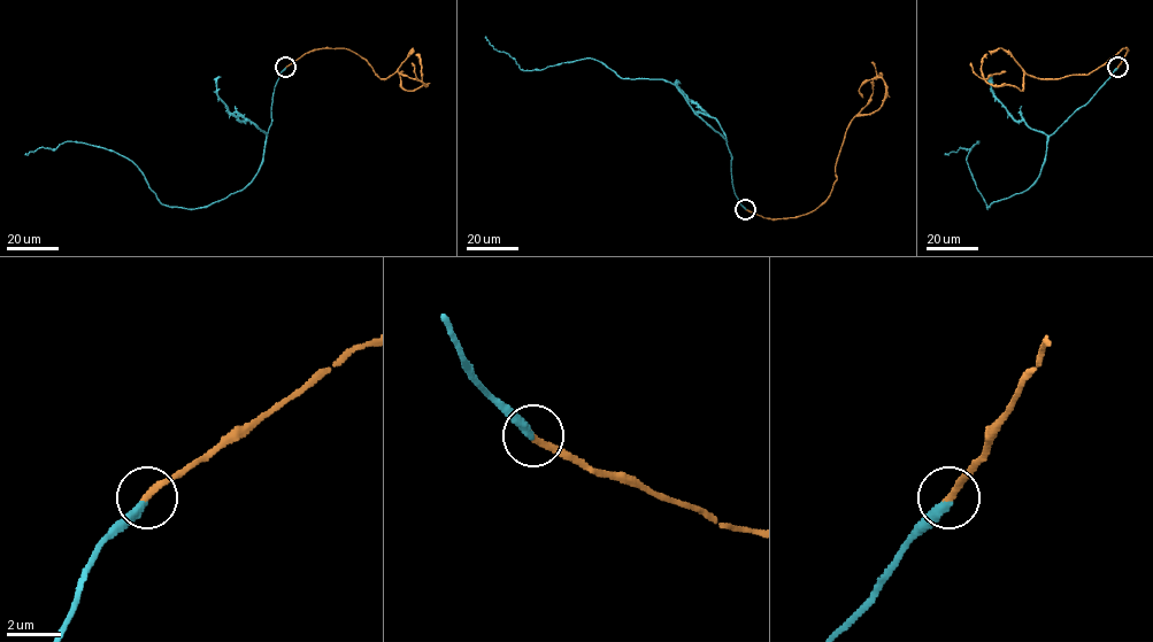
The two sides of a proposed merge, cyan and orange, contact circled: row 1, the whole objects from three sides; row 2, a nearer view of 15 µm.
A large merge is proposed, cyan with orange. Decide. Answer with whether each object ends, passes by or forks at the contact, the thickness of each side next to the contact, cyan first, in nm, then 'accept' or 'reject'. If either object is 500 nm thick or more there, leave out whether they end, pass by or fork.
cyan ends there; orange ends there; 320 nm thick on the cyan side, 260 nm on the other; accept

